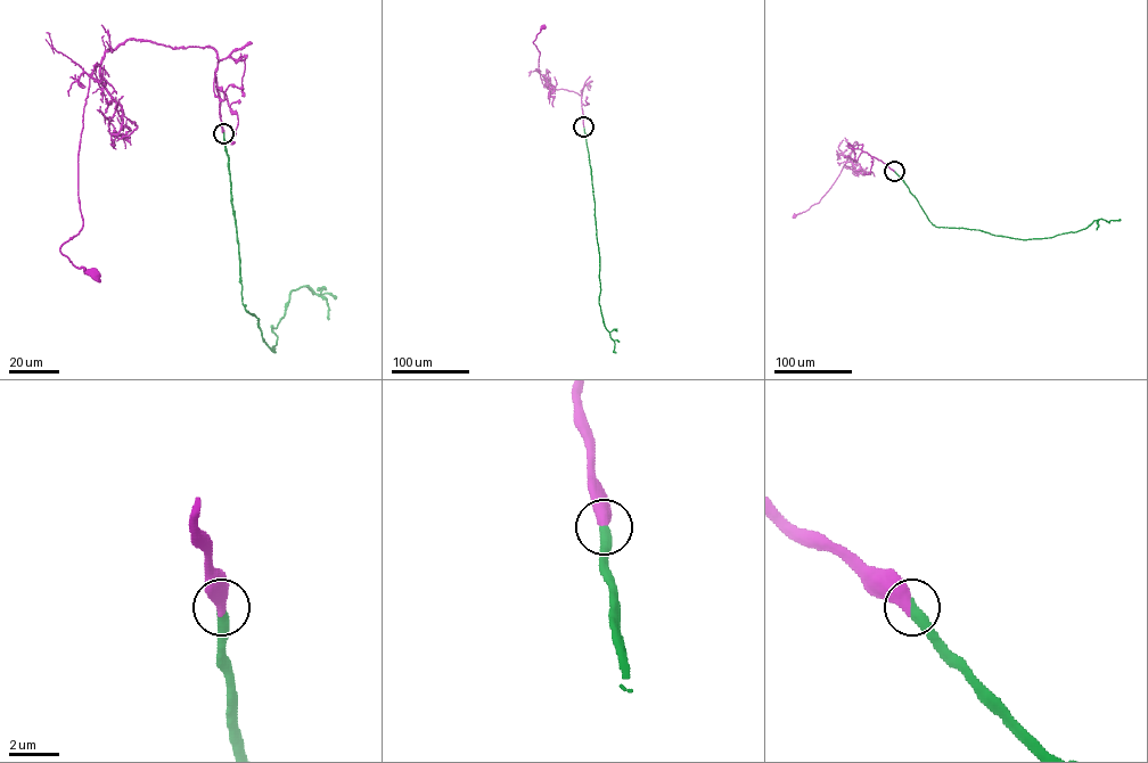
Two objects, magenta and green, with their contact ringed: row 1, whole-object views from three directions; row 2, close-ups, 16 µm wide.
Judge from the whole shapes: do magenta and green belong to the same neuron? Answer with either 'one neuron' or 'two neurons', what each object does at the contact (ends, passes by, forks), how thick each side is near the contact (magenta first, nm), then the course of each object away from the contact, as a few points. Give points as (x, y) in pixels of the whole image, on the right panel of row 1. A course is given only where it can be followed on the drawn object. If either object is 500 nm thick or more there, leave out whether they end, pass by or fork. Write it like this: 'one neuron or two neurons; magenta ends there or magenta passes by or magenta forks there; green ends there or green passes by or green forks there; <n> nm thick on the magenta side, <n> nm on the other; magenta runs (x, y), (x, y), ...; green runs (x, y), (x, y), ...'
one neuron; 600 nm thick on the magenta side, 440 nm on the other; magenta runs (894, 171), (863, 152), (862, 145), (857, 142), (819, 202), (794, 215); green runs (894, 171), (936, 227), (980, 230), (1027, 239), (1077, 231), (1100, 219), (1120, 220)

